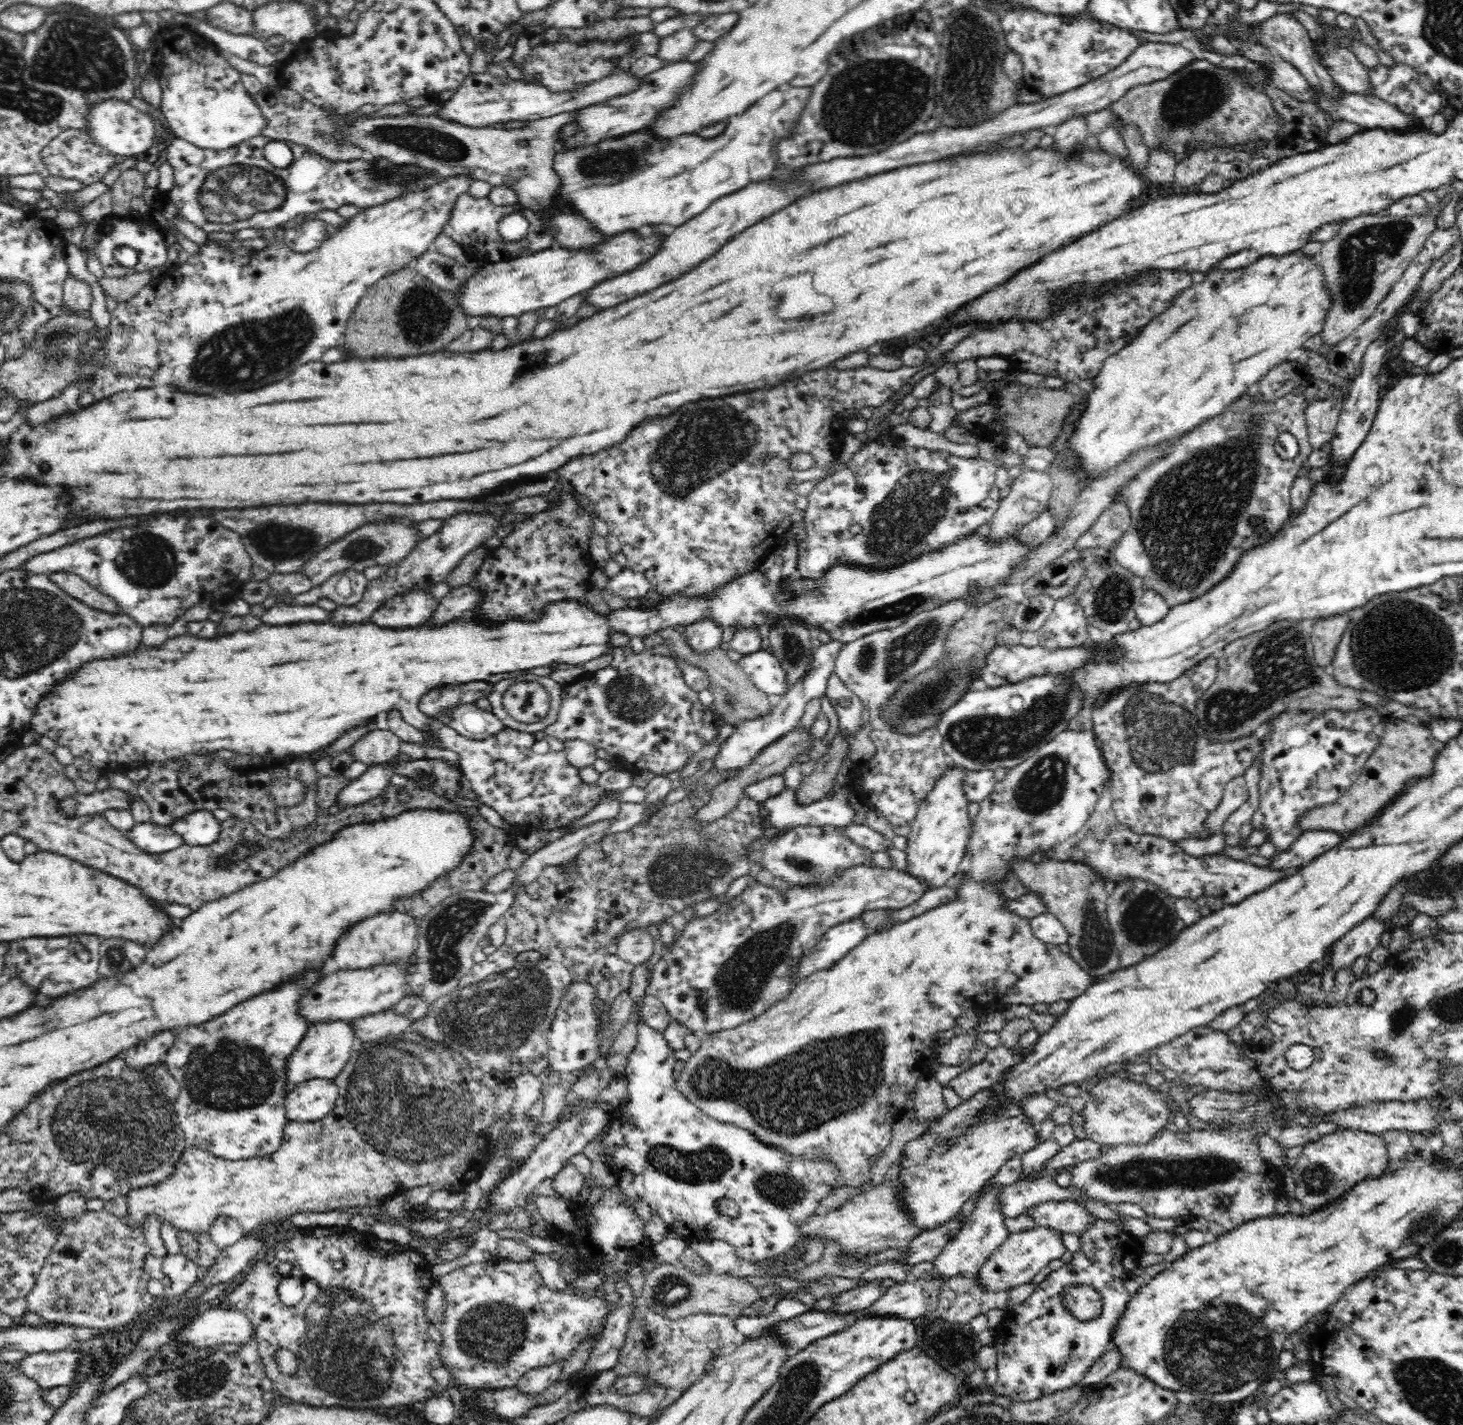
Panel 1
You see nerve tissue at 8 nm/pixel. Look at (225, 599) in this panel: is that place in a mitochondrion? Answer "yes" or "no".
no

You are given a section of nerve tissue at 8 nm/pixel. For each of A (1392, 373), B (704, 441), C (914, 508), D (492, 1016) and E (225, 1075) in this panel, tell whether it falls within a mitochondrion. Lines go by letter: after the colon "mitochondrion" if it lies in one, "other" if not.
A: other
B: mitochondrion
C: mitochondrion
D: mitochondrion
E: mitochondrion

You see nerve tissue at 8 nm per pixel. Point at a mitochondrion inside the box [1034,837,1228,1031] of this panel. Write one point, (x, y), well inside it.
(1148, 919)

